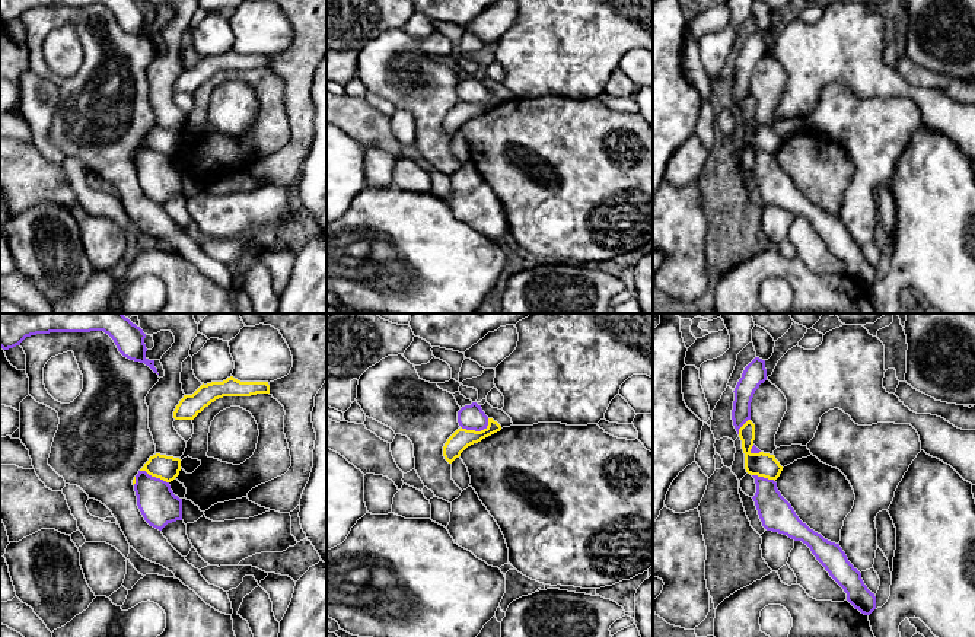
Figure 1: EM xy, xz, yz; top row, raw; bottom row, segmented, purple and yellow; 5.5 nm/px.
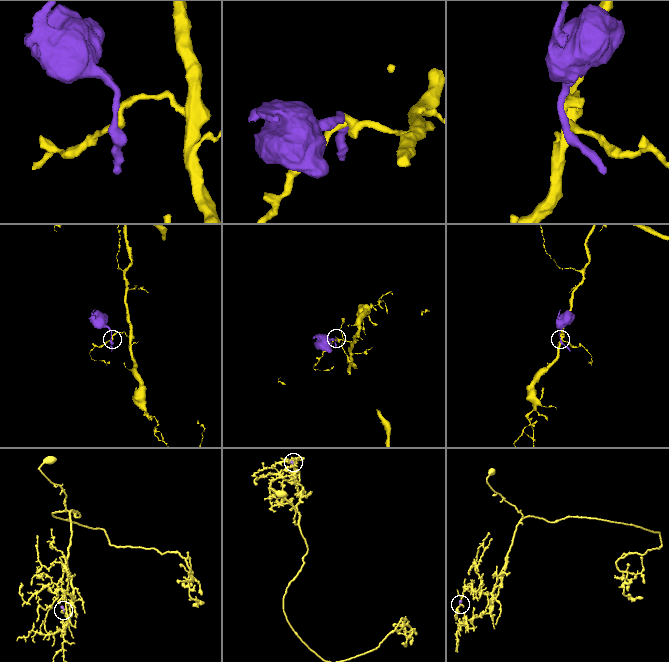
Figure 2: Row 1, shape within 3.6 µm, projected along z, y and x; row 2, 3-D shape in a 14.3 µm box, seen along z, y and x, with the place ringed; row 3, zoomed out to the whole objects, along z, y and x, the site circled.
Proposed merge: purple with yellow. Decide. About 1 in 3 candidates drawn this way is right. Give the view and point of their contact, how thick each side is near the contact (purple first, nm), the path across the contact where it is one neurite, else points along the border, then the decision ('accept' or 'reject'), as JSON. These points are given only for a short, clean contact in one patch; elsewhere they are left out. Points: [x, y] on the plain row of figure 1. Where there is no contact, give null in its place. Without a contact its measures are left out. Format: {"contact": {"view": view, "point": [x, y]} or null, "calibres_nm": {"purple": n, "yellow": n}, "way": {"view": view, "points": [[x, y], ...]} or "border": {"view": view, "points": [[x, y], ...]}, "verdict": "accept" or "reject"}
{"contact": {"view": "xz", "point": [477, 104]}, "calibres_nm": {"purple": 140, "yellow": 110}, "verdict": "reject"}

